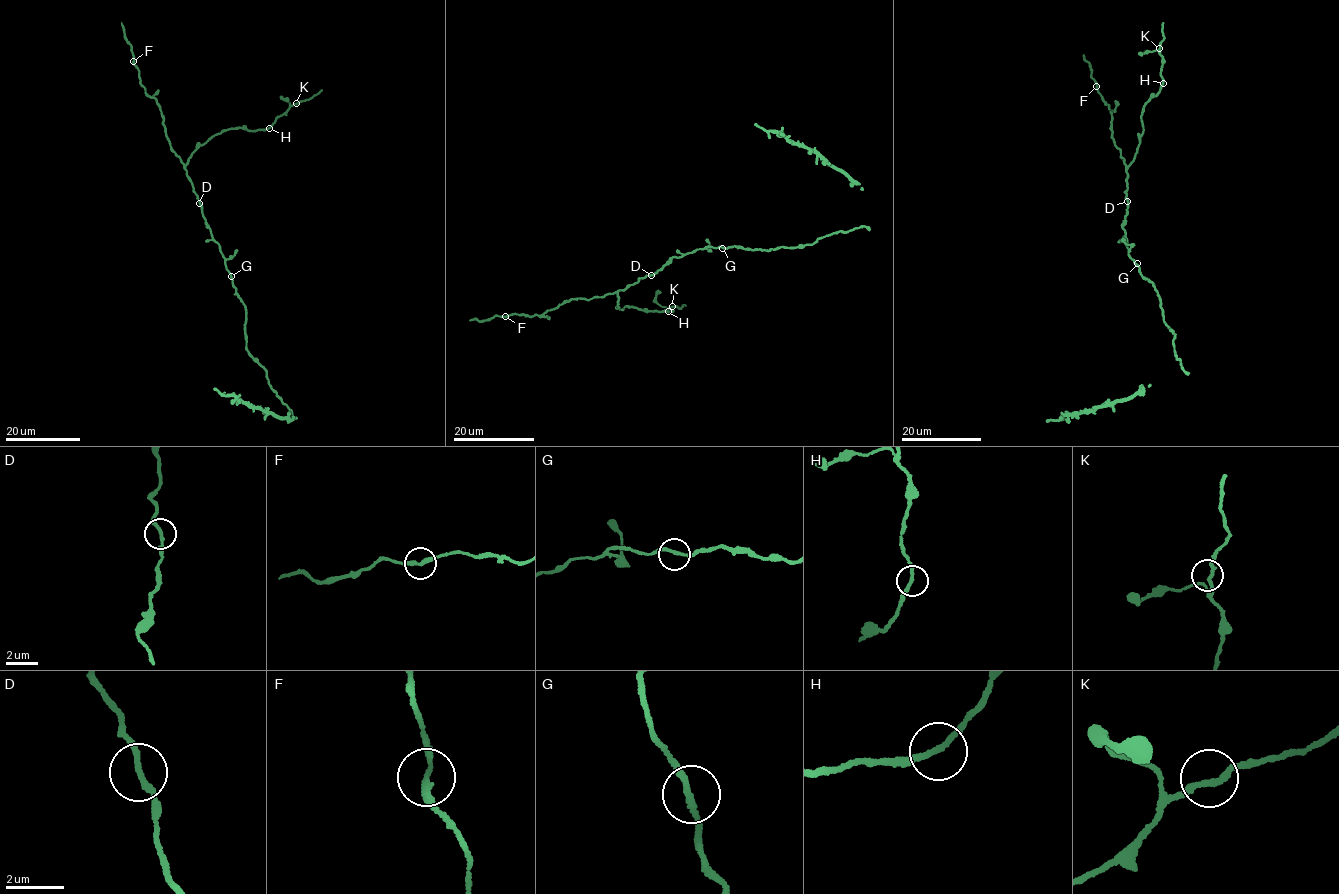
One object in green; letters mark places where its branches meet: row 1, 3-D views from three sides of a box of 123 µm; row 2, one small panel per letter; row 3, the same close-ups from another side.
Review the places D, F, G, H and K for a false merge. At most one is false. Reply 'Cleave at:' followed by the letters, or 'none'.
Cleave at: none

